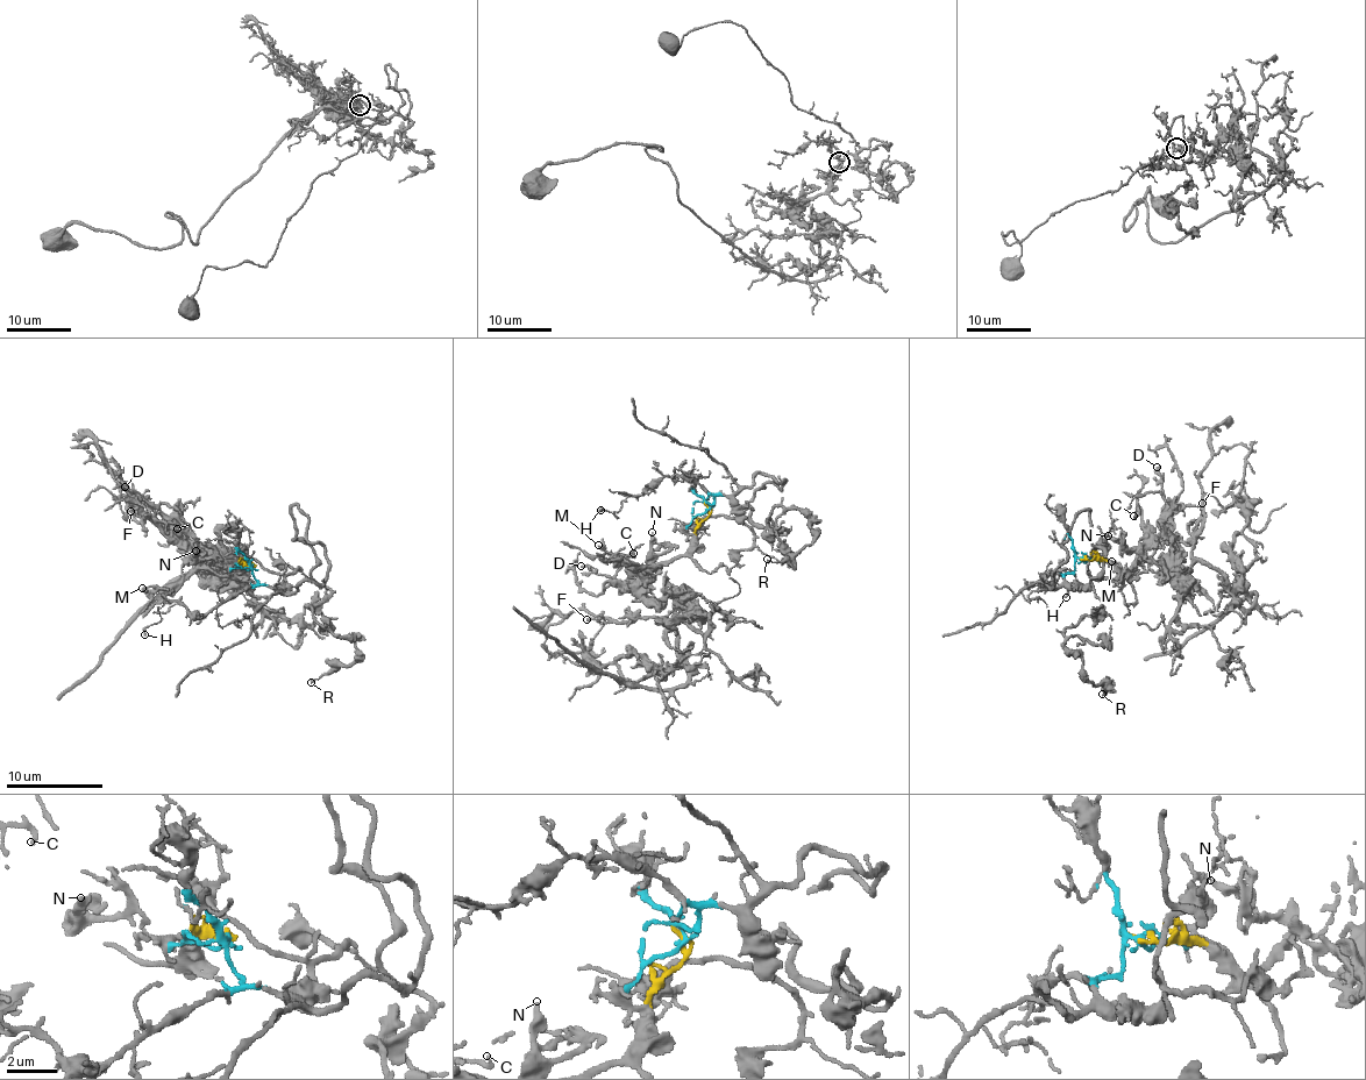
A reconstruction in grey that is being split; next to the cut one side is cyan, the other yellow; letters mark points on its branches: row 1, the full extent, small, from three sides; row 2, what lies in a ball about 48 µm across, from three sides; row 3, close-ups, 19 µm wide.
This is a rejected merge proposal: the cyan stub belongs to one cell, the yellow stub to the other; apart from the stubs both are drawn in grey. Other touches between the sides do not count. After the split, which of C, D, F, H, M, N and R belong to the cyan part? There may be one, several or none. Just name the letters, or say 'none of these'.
H, R

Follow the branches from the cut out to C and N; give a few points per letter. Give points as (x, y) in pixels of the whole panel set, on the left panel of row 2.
C: (253, 566), (244, 561), (223, 576), (197, 565), (161, 523), (172, 521), (177, 530)
N: (253, 566), (244, 561), (223, 576), (197, 562), (197, 549)

